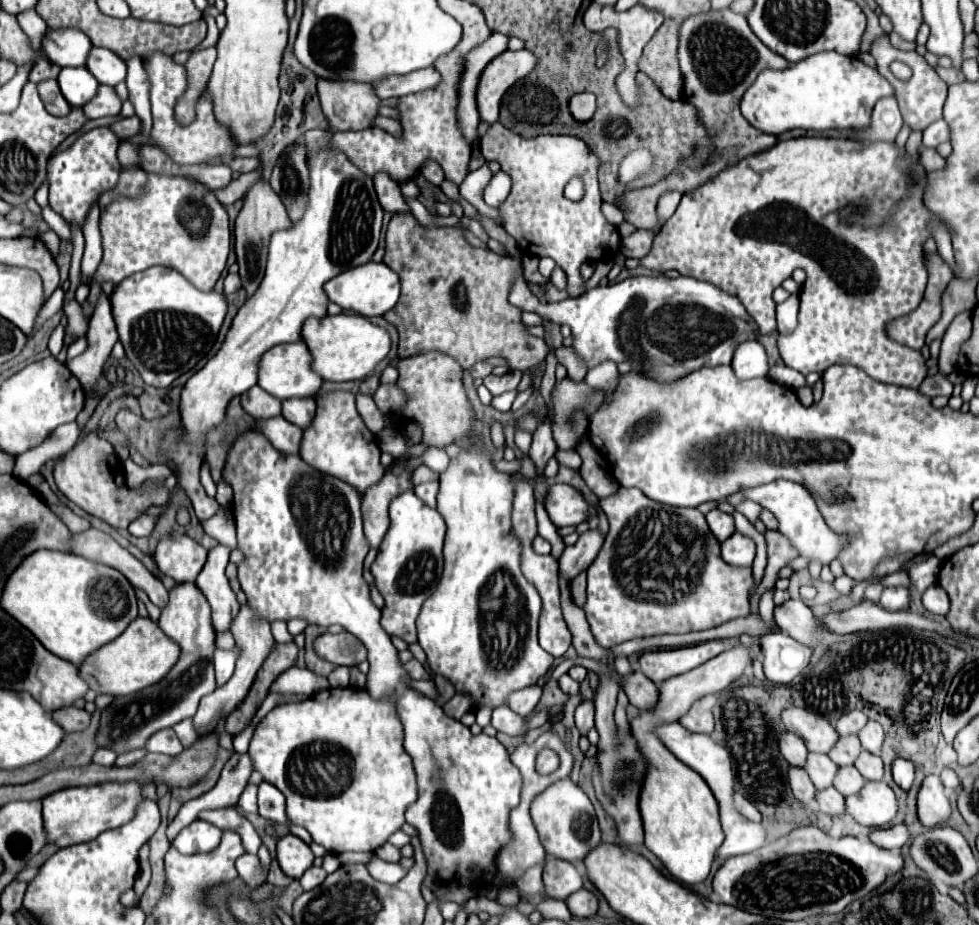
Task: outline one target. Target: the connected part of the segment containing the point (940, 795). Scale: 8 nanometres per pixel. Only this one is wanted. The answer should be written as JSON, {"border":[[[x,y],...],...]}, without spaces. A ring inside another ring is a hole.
{"border":[[[927,776],[923,780],[917,798],[917,812],[919,812],[919,820],[927,828],[947,824],[951,816],[951,802],[945,794],[945,786],[941,784],[939,776]]]}

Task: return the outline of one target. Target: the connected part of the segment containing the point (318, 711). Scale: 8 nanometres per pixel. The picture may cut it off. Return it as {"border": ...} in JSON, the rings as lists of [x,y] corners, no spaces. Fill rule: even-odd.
{"border":[[[329,688],[323,692],[317,692],[315,696],[311,696],[305,702],[299,704],[281,704],[275,706],[255,728],[251,744],[249,744],[249,758],[253,762],[253,770],[257,770],[265,782],[271,782],[273,786],[277,786],[285,798],[287,798],[287,814],[291,814],[291,822],[303,826],[313,842],[321,844],[327,852],[335,852],[335,854],[343,854],[343,852],[375,852],[377,848],[381,848],[389,836],[397,830],[401,830],[401,826],[405,824],[405,812],[407,808],[417,800],[417,784],[415,784],[415,774],[413,774],[413,766],[411,766],[411,758],[409,754],[403,750],[403,726],[399,722],[399,718],[395,718],[395,712],[391,710],[391,706],[387,706],[387,702],[375,702],[363,688]]]}

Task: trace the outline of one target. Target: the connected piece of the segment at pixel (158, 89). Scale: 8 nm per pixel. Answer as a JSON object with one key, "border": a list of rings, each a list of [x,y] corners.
{"border":[[[149,52],[143,58],[143,66],[149,78],[149,92],[151,92],[151,112],[153,112],[153,128],[151,128],[151,138],[155,142],[155,146],[159,146],[175,164],[185,166],[185,164],[207,164],[215,158],[223,160],[225,166],[229,166],[231,170],[239,170],[239,172],[251,172],[259,166],[257,158],[237,158],[235,156],[235,140],[231,138],[231,132],[227,130],[227,126],[223,126],[213,112],[213,102],[211,102],[211,94],[209,88],[203,88],[201,96],[197,98],[195,104],[195,120],[191,124],[181,124],[175,118],[175,104],[177,100],[187,92],[189,88],[189,76],[187,76],[187,68],[185,64],[177,64],[173,60],[173,56],[165,54],[165,52]]]}

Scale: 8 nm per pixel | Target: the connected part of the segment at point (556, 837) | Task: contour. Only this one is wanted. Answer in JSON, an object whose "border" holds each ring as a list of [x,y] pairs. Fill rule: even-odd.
{"border":[[[569,778],[551,784],[543,794],[539,794],[539,798],[535,798],[535,804],[531,804],[531,816],[545,852],[553,858],[581,862],[589,852],[593,852],[601,844],[601,830],[593,804],[587,794]]]}

